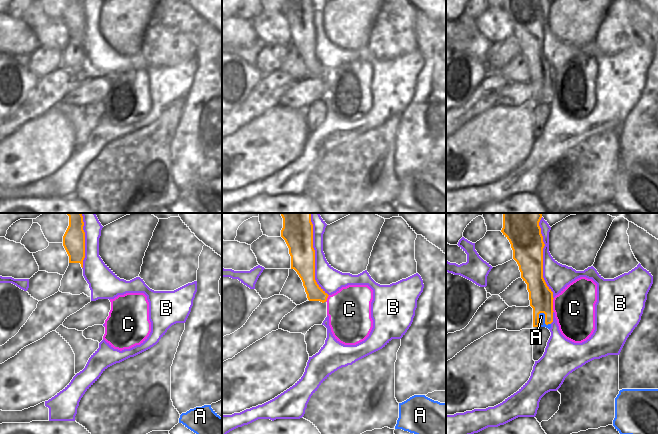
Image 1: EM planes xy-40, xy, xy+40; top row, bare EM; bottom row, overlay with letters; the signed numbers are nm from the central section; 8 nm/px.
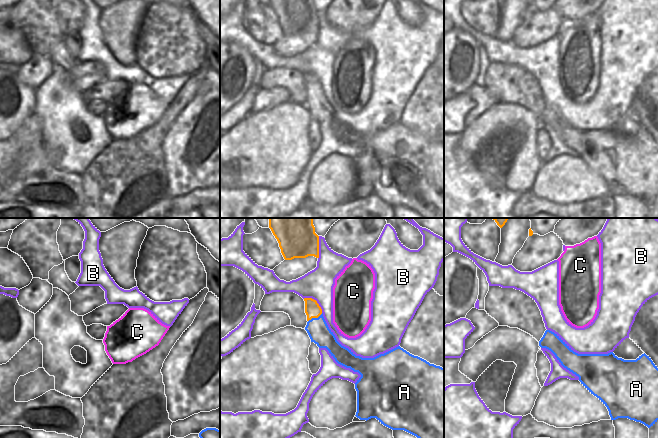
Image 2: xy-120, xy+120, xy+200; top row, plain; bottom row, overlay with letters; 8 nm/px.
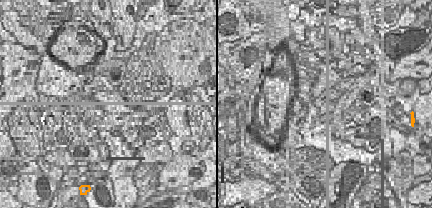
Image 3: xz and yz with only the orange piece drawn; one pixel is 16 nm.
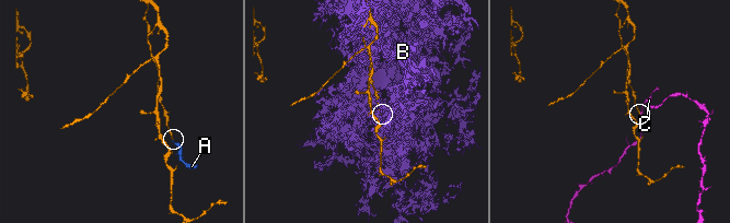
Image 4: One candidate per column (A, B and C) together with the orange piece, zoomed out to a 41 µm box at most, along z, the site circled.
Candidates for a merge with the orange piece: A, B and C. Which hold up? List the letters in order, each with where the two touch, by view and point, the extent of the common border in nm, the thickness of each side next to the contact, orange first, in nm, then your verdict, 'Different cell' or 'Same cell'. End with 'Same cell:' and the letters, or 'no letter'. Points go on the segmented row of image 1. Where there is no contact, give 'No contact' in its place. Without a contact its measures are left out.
A: Touches orange at xy+40 (545, 319). Shared border 130 nm. Thickness 190 nm (orange) against 50 nm. Same cell
B: Touches orange at xy (314, 254). Shared border 700 nm. Thickness 240 nm (orange) against 190 nm. Different cell
C: Touches orange at xy+40 (552, 305). Shared border 110 nm. Thickness 190 nm (orange) against 320 nm. Different cell
Same cell: A

